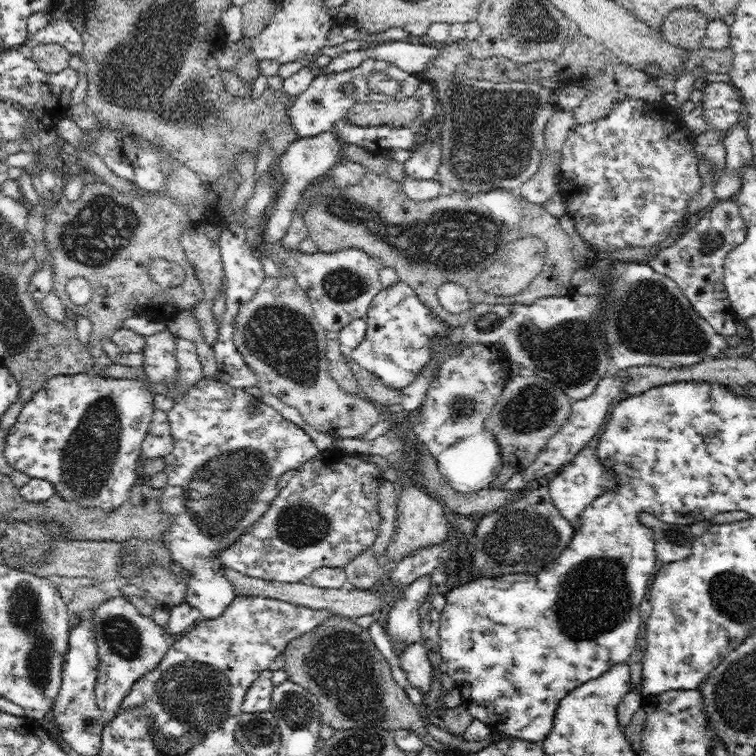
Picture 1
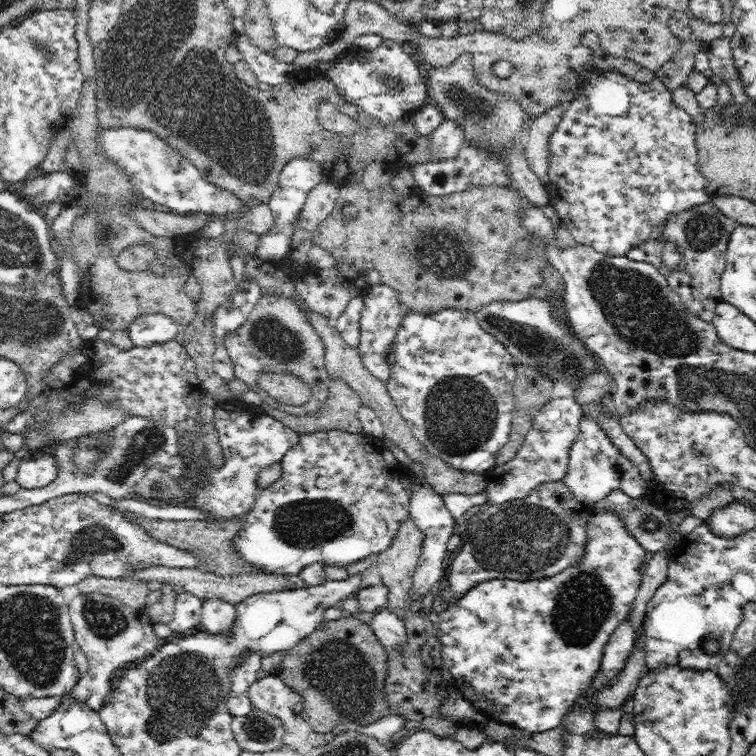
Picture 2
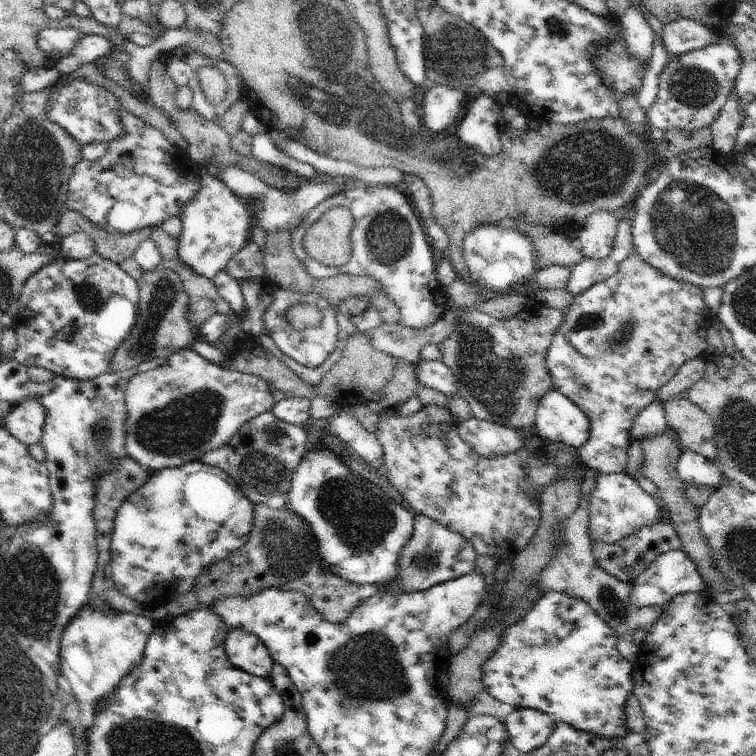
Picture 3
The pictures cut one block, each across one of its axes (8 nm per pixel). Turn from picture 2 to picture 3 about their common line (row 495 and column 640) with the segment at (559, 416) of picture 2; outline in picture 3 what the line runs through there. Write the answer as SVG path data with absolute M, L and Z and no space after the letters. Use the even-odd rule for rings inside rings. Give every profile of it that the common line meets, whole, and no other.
M590 472L585 485L590 494L590 500L588 500L590 528L588 528L588 532L592 543L602 540L606 544L616 544L626 536L638 532L638 528L658 522L660 516L666 513L661 501L642 490L638 482L625 472L610 474Z

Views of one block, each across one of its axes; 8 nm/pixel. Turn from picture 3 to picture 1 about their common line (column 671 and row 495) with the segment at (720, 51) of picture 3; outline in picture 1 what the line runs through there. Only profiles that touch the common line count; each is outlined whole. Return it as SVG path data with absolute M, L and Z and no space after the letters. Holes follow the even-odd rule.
M93 373L72 376L59 375L50 378L44 383L44 388L34 394L32 400L28 400L25 405L21 405L21 412L14 426L10 428L10 434L4 440L4 455L6 455L10 466L25 472L32 478L40 477L41 479L48 480L48 482L54 485L57 494L68 501L74 501L82 507L96 507L98 509L104 509L104 511L117 509L124 501L128 500L131 488L134 486L134 481L136 480L136 471L134 469L139 463L138 458L140 458L141 446L152 422L156 396L157 394L147 389L139 379L113 379L112 377L100 377Z

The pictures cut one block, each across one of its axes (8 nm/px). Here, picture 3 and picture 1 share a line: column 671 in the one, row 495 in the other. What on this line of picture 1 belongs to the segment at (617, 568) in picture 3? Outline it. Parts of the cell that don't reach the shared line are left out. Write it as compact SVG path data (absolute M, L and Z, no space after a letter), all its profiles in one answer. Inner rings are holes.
M549 487L523 491L519 499L478 517L476 534L470 542L473 569L482 577L500 577L509 573L538 575L568 548L575 527L556 508Z

